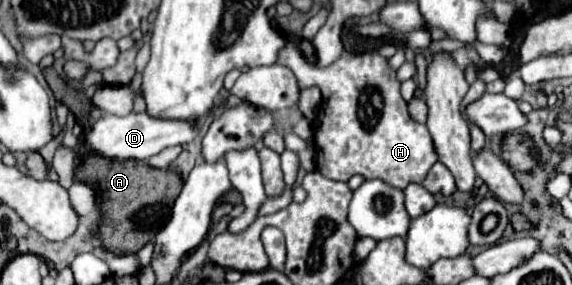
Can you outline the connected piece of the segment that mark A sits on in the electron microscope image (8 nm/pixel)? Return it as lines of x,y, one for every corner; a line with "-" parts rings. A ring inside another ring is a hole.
93,153
81,157
81,163
75,167
75,179
83,183
93,183
97,187
101,211
97,237
101,245
115,255
137,253
143,245
147,245
155,237
153,231
139,231
131,223
135,211
139,211
149,203
161,203
167,199
173,201
181,191
181,177
173,171
153,169
139,161
105,161
105,157
97,157

